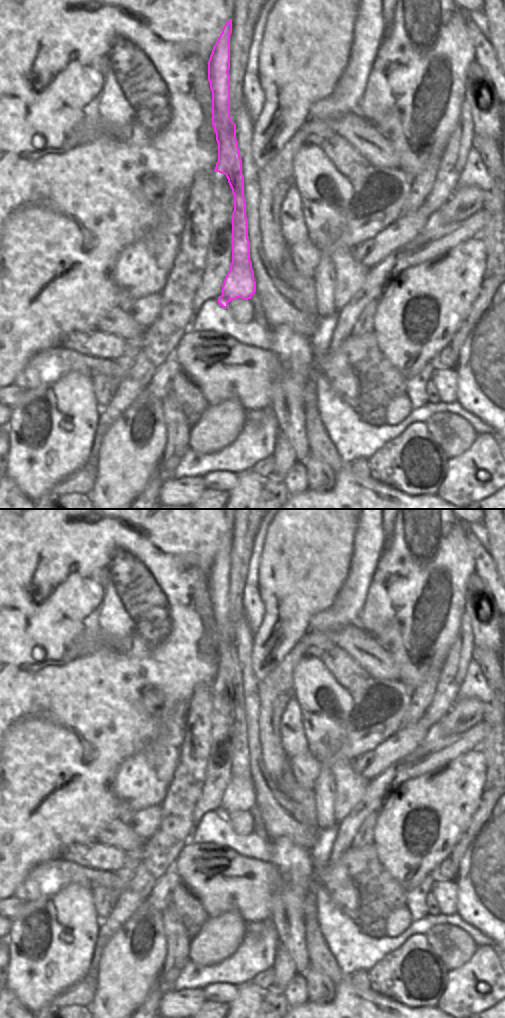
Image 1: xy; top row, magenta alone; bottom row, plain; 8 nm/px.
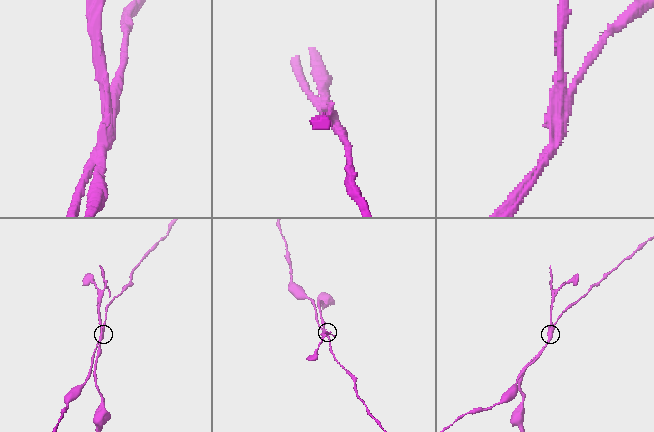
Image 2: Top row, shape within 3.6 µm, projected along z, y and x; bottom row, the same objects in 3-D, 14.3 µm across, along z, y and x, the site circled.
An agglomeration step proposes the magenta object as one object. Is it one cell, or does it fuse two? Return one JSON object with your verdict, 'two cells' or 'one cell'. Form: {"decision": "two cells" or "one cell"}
{"decision": "two cells"}

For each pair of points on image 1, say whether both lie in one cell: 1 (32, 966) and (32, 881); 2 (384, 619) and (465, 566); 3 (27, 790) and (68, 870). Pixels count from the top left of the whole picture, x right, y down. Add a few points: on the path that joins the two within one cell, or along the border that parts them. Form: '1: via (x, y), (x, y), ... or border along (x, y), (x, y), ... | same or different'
1: border along (54, 893), (24, 902) | different
2: via (406, 602), (436, 566), (443, 566) | same
3: border along (61, 857), (38, 864) | different

